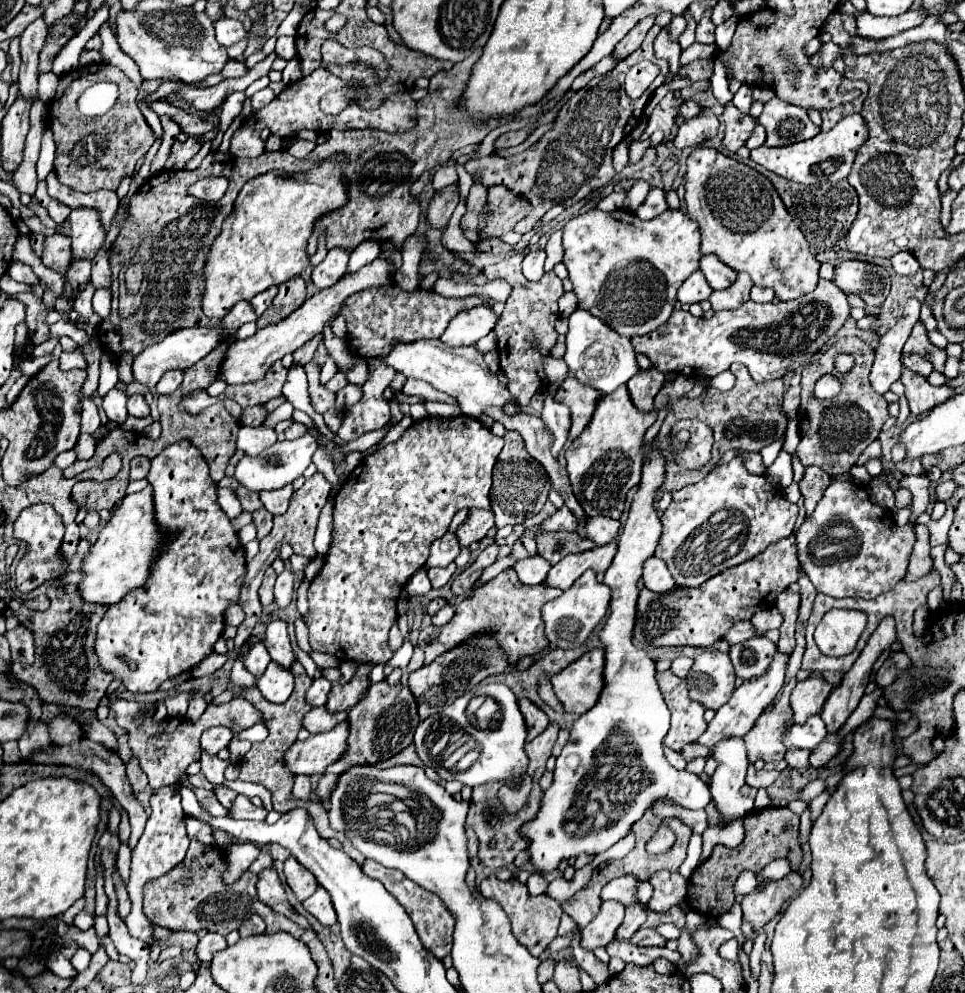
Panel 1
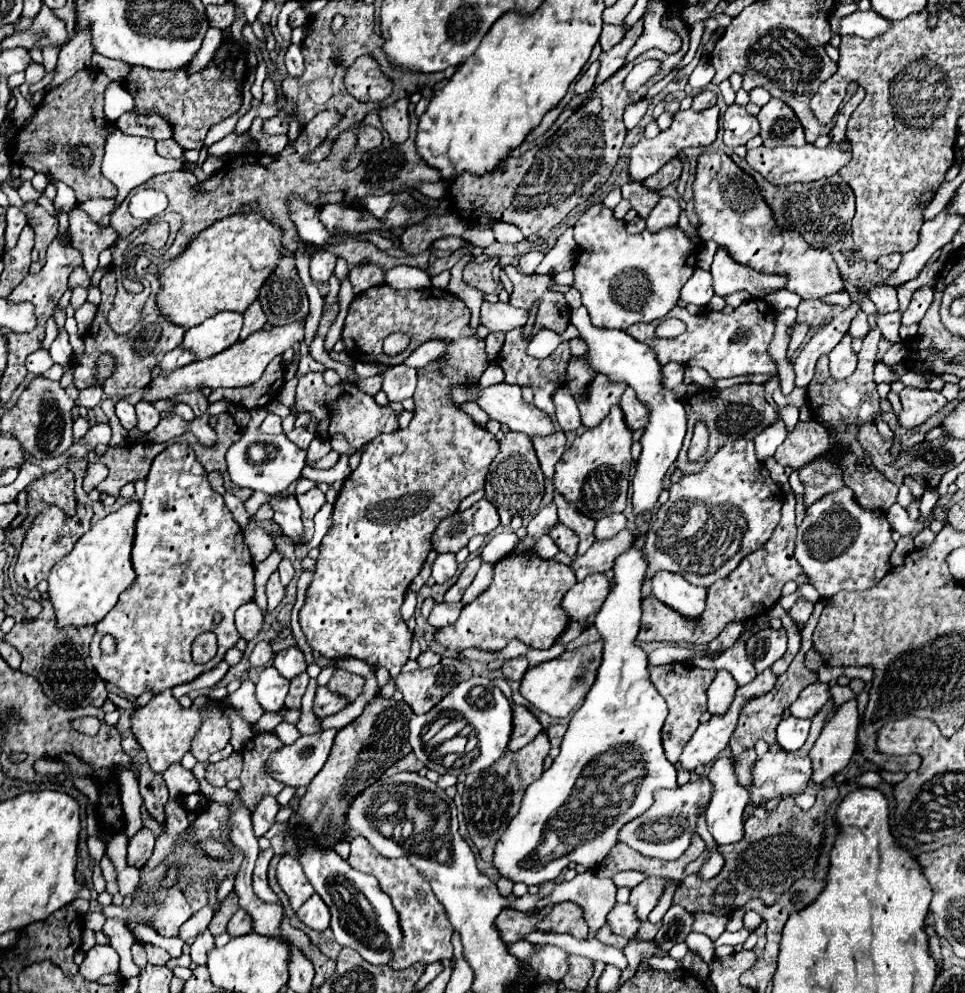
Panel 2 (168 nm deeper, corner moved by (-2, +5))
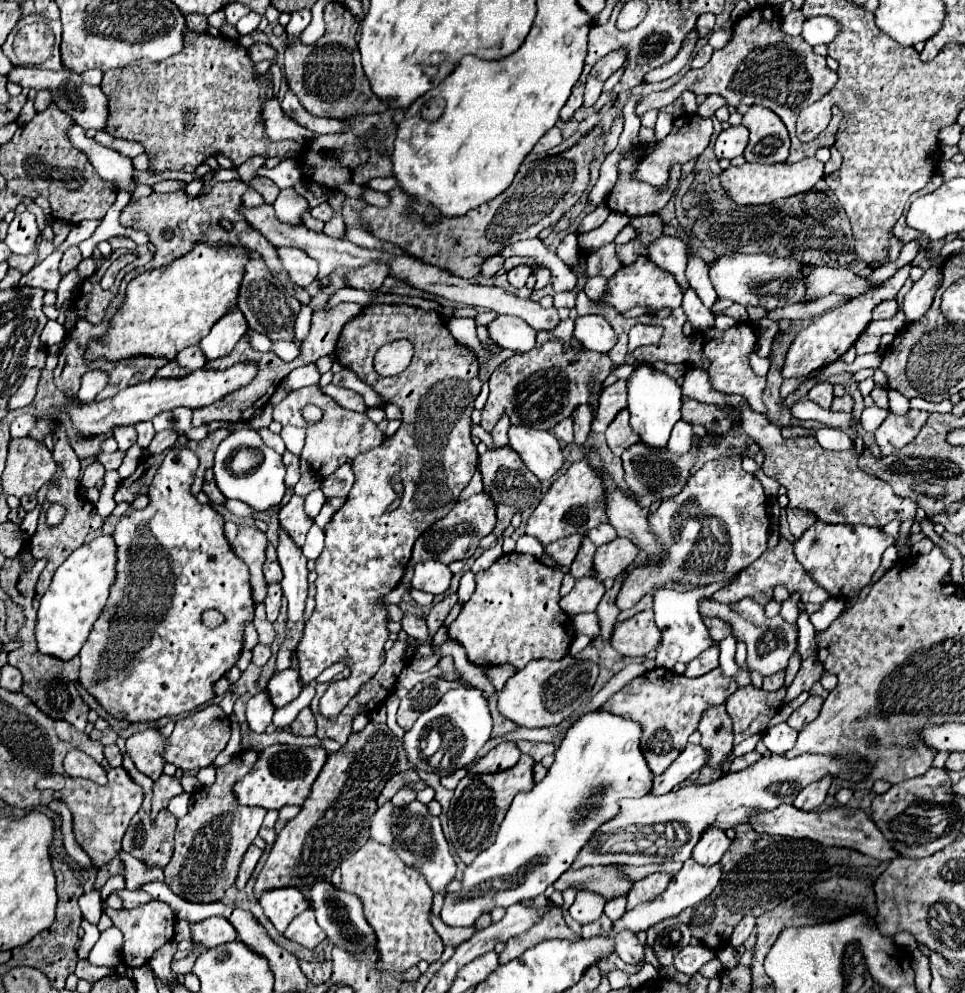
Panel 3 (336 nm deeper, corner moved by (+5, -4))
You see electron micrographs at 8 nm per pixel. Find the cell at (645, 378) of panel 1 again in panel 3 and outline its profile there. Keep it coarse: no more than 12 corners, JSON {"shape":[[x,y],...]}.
{"shape":[[629,412],[617,414],[605,436],[615,456],[639,442],[629,426]]}

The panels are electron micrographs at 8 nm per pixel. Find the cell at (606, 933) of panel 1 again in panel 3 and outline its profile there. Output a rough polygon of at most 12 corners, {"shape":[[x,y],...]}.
{"shape":[[629,930],[615,938],[615,952],[627,964],[643,964],[645,952]]}

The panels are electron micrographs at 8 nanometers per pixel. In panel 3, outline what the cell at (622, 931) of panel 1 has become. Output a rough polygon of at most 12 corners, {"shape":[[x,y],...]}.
{"shape":[[659,872],[635,882],[627,910],[657,898],[671,882]]}

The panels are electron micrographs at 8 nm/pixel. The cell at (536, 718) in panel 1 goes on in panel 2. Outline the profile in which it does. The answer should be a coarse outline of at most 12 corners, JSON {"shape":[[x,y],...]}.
{"shape":[[514,707],[508,751],[528,745],[544,727],[524,707]]}

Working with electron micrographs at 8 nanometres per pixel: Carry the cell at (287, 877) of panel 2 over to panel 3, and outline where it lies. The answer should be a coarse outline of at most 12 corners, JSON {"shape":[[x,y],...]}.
{"shape":[[297,888],[269,890],[259,898],[277,932],[309,908]]}

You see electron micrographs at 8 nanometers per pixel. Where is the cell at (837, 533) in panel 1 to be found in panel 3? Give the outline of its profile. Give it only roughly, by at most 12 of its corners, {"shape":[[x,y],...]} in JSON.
{"shape":[[817,520],[795,556],[831,596],[869,584],[895,540]]}

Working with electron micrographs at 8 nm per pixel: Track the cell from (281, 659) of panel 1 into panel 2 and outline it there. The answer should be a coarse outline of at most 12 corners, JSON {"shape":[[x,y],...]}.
{"shape":[[298,647],[276,653],[274,667],[286,679],[306,671],[304,653]]}

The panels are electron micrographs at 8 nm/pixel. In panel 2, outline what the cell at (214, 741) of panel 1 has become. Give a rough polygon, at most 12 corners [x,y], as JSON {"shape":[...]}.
{"shape":[[210,709],[204,717],[192,755],[198,761],[226,747],[230,725]]}

